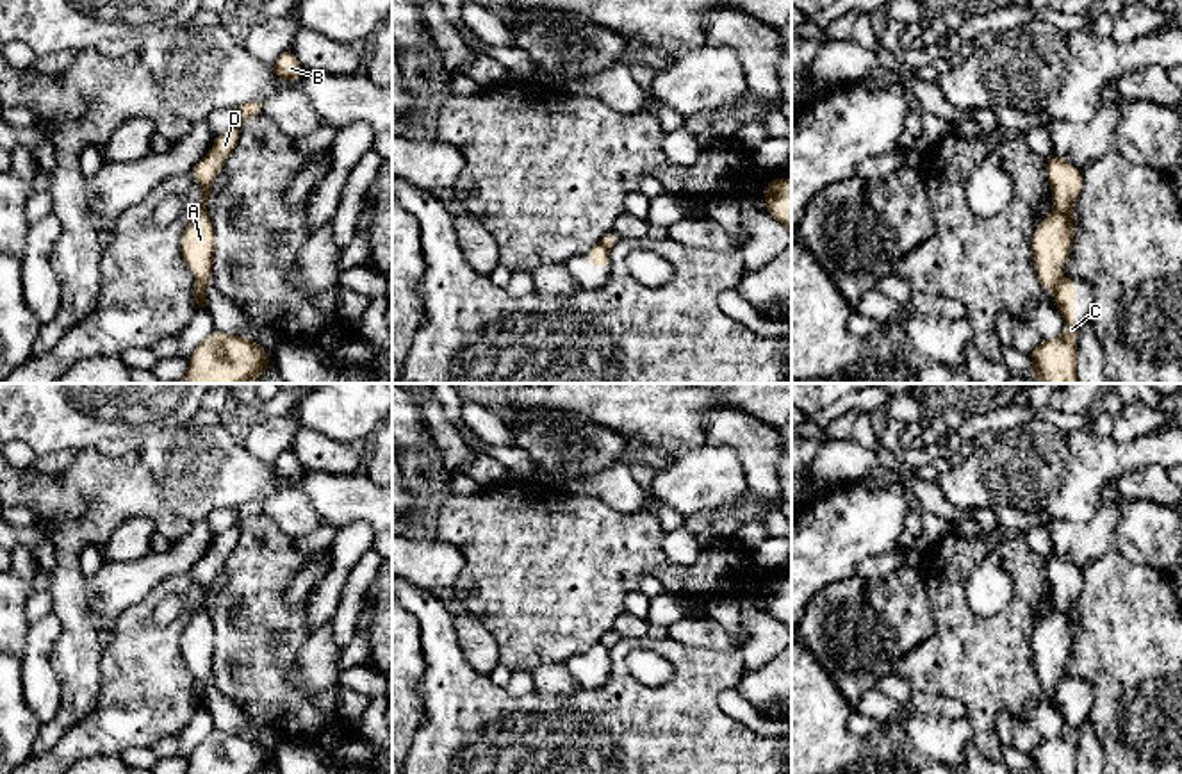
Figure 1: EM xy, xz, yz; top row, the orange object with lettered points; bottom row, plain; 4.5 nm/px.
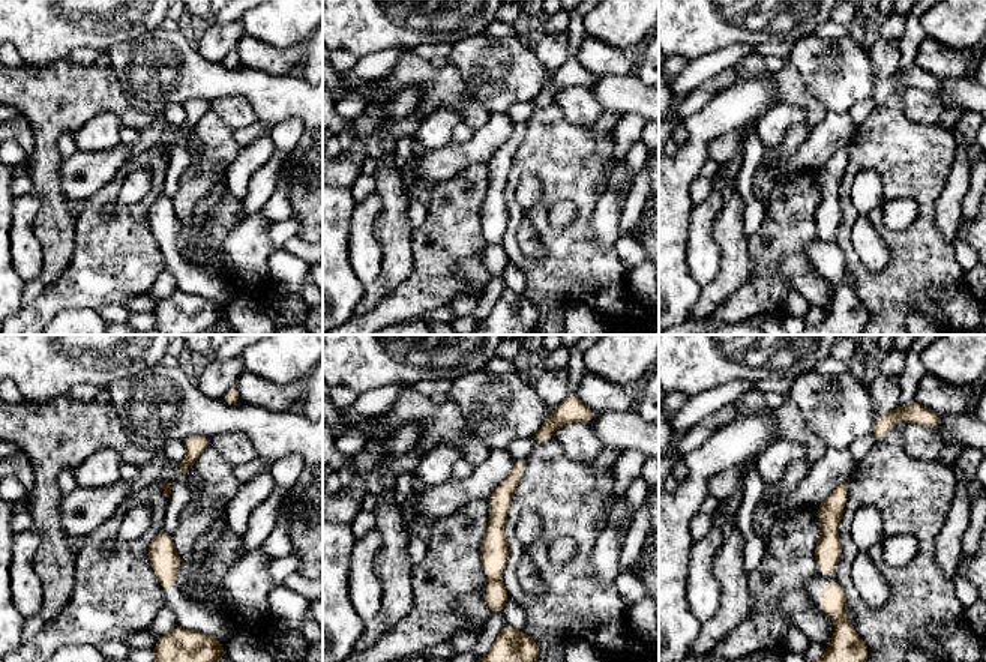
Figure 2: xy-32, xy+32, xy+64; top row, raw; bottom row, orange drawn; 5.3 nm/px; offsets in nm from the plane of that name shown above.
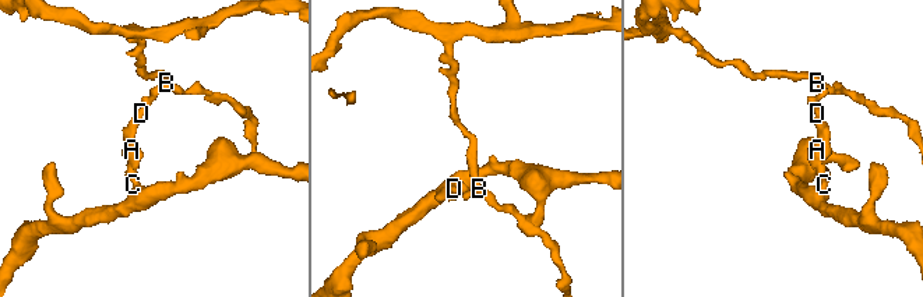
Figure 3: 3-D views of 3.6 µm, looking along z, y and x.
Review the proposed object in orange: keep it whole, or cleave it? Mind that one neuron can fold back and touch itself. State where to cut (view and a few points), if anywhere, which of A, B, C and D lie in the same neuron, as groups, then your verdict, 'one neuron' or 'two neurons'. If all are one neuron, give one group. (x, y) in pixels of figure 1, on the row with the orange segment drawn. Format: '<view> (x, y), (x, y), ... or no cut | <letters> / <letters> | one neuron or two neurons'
no cut | A B C D | one neuron

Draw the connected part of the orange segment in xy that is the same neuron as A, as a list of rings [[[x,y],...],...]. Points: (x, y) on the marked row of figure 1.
[[[250,100],[234,111],[237,114],[234,127],[225,134],[216,136],[210,152],[193,169],[201,200],[180,237],[182,257],[196,276],[193,292],[198,309],[205,307],[205,292],[212,285],[212,262],[216,255],[216,234],[207,212],[210,189],[239,141],[242,123],[264,112],[264,100]]]

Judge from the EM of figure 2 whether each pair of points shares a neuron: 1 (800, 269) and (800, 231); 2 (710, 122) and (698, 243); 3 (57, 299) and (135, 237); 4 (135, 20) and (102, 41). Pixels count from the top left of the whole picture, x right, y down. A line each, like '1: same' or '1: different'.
1: different
2: different
3: same
4: same

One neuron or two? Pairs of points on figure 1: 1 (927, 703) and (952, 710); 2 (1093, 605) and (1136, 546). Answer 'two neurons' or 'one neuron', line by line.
1: one neuron
2: two neurons

